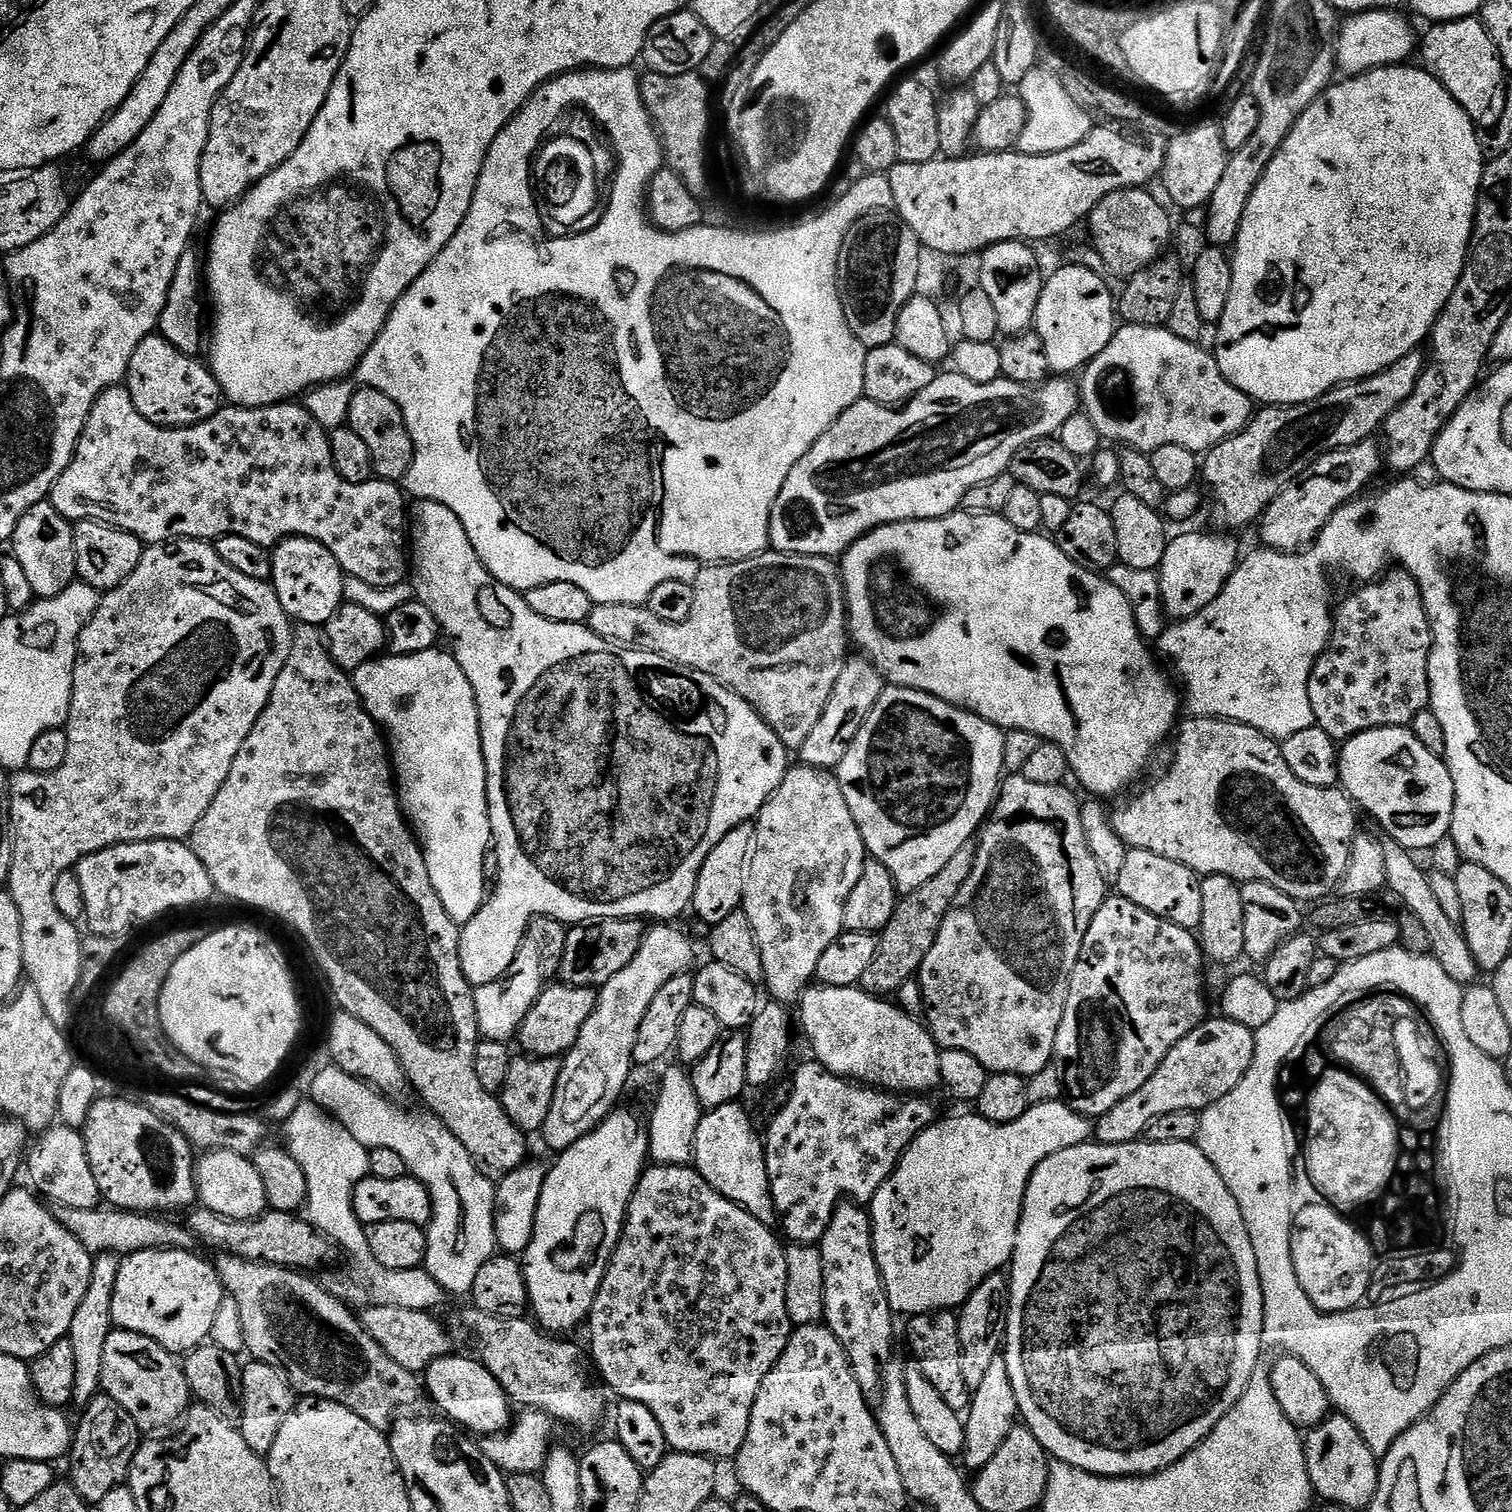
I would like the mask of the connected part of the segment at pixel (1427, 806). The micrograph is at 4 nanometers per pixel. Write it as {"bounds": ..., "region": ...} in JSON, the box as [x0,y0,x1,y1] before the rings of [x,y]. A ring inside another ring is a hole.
{"bounds":[1339,727,1456,850],"region":[[[1411,727],[1366,730],[1343,741],[1339,753],[1340,784],[1343,791],[1347,792],[1361,809],[1364,807],[1389,832],[1387,835],[1391,839],[1413,849],[1432,850],[1441,839],[1451,833],[1456,797],[1452,775],[1441,757],[1430,754],[1430,750],[1426,750],[1426,746],[1418,742]]]}

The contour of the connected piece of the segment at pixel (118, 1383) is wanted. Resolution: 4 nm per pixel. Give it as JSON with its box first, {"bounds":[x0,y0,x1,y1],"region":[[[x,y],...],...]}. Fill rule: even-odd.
{"bounds":[100,1330,193,1434],"region":[[[113,1330],[110,1338],[106,1338],[100,1386],[103,1395],[114,1398],[144,1434],[156,1434],[159,1428],[175,1425],[193,1399],[181,1361],[173,1353],[142,1334],[119,1330]]]}

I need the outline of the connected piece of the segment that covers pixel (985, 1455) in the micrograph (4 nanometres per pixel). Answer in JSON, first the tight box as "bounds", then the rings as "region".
{"bounds":[962,1355,1019,1469],"region":[[[998,1355],[994,1358],[994,1362],[990,1362],[990,1370],[986,1370],[982,1383],[974,1389],[972,1405],[968,1407],[966,1413],[964,1420],[966,1442],[962,1453],[962,1464],[964,1460],[965,1469],[985,1468],[990,1462],[990,1458],[994,1458],[994,1454],[998,1454],[998,1450],[1002,1450],[1002,1442],[1006,1442],[1010,1430],[1017,1427],[1019,1411],[1018,1398],[1014,1392],[1007,1362],[1003,1355]]]}

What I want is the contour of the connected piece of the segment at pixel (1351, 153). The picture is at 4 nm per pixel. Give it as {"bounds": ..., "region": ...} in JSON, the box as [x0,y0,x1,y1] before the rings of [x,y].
{"bounds":[1214,66,1486,405],"region":[[[1389,66],[1386,68],[1373,68],[1370,72],[1363,72],[1360,76],[1344,78],[1341,84],[1336,82],[1328,87],[1307,108],[1302,114],[1302,118],[1298,118],[1294,130],[1290,130],[1286,142],[1282,142],[1280,152],[1272,159],[1270,166],[1266,166],[1266,174],[1262,174],[1258,186],[1254,186],[1254,194],[1250,194],[1250,198],[1246,202],[1246,214],[1242,214],[1242,226],[1238,230],[1234,245],[1236,253],[1233,251],[1230,256],[1232,273],[1234,274],[1234,286],[1230,286],[1230,302],[1226,302],[1226,314],[1222,314],[1220,319],[1218,343],[1214,355],[1220,367],[1220,373],[1234,386],[1238,386],[1238,390],[1242,390],[1247,396],[1252,397],[1253,401],[1259,402],[1261,405],[1305,404],[1322,394],[1326,394],[1332,388],[1340,387],[1341,384],[1352,384],[1355,380],[1365,380],[1382,370],[1386,370],[1390,366],[1394,366],[1394,362],[1398,362],[1398,358],[1406,358],[1406,354],[1417,351],[1421,347],[1420,343],[1423,340],[1425,343],[1431,337],[1434,322],[1442,314],[1444,307],[1450,302],[1450,294],[1454,294],[1454,286],[1458,286],[1458,278],[1462,278],[1462,270],[1468,257],[1468,247],[1472,241],[1472,231],[1476,221],[1476,203],[1480,197],[1480,183],[1484,177],[1486,167],[1486,161],[1482,154],[1482,144],[1478,142],[1475,123],[1466,114],[1466,110],[1462,110],[1462,106],[1458,106],[1458,102],[1454,102],[1454,98],[1450,98],[1450,94],[1442,86],[1442,82],[1438,82],[1429,72],[1424,71],[1423,67],[1408,67]]]}

